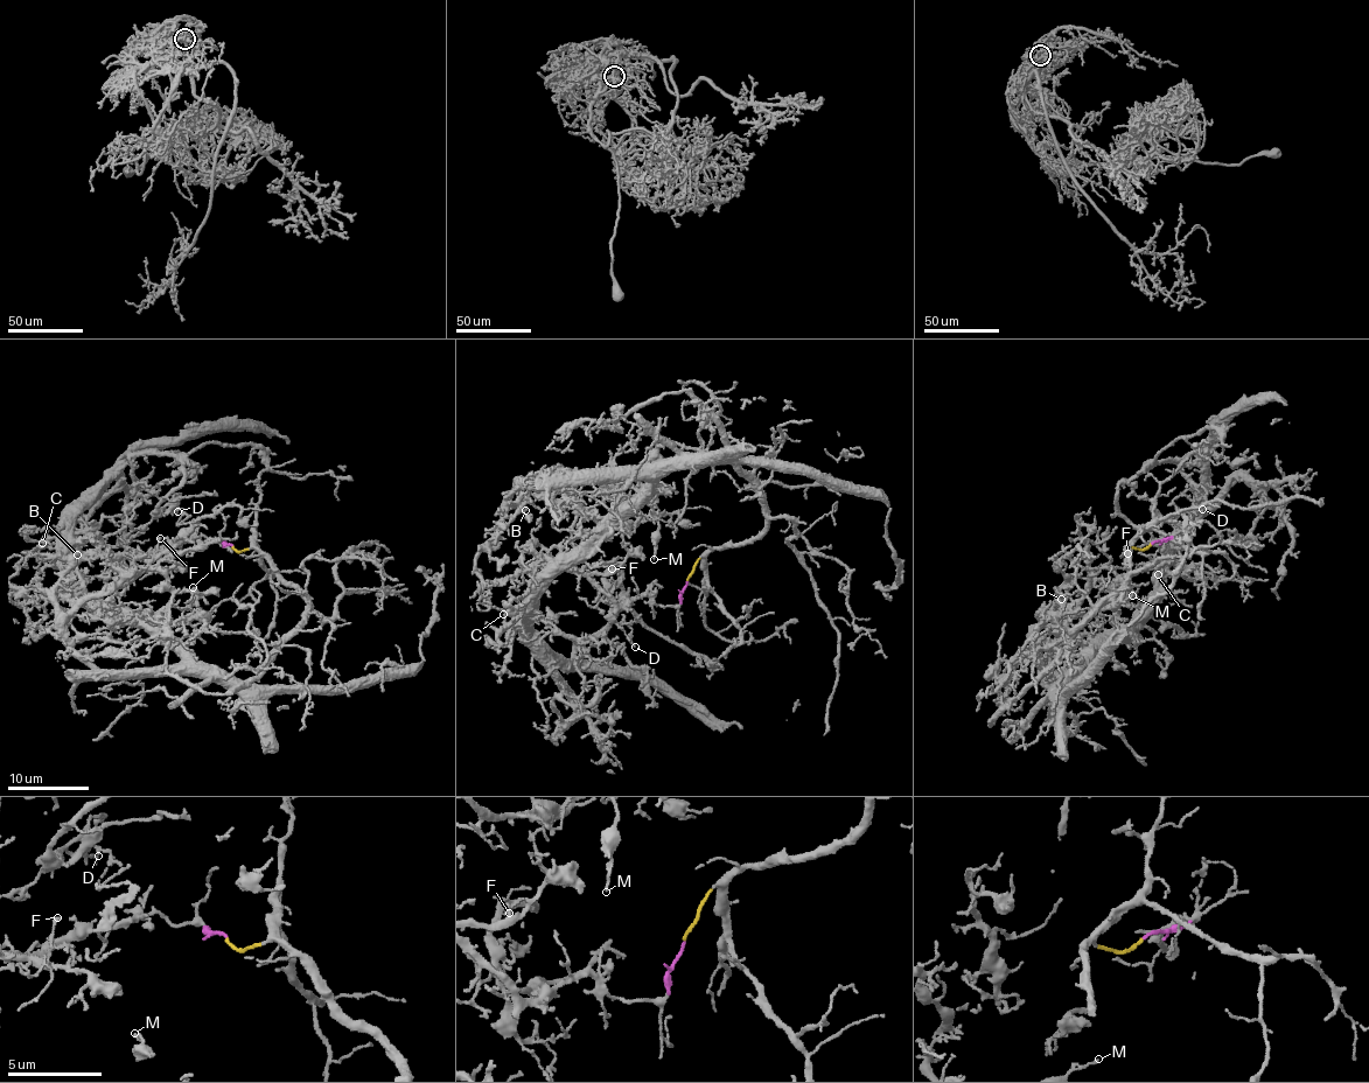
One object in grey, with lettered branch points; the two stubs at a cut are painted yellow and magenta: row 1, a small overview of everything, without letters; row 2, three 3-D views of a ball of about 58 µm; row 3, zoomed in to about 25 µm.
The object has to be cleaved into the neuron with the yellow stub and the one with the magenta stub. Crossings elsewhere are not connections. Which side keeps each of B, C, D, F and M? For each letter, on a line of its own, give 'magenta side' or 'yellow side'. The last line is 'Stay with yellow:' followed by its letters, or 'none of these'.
B: magenta side
C: magenta side
D: magenta side
F: magenta side
M: magenta side
Stay with yellow: none of these

